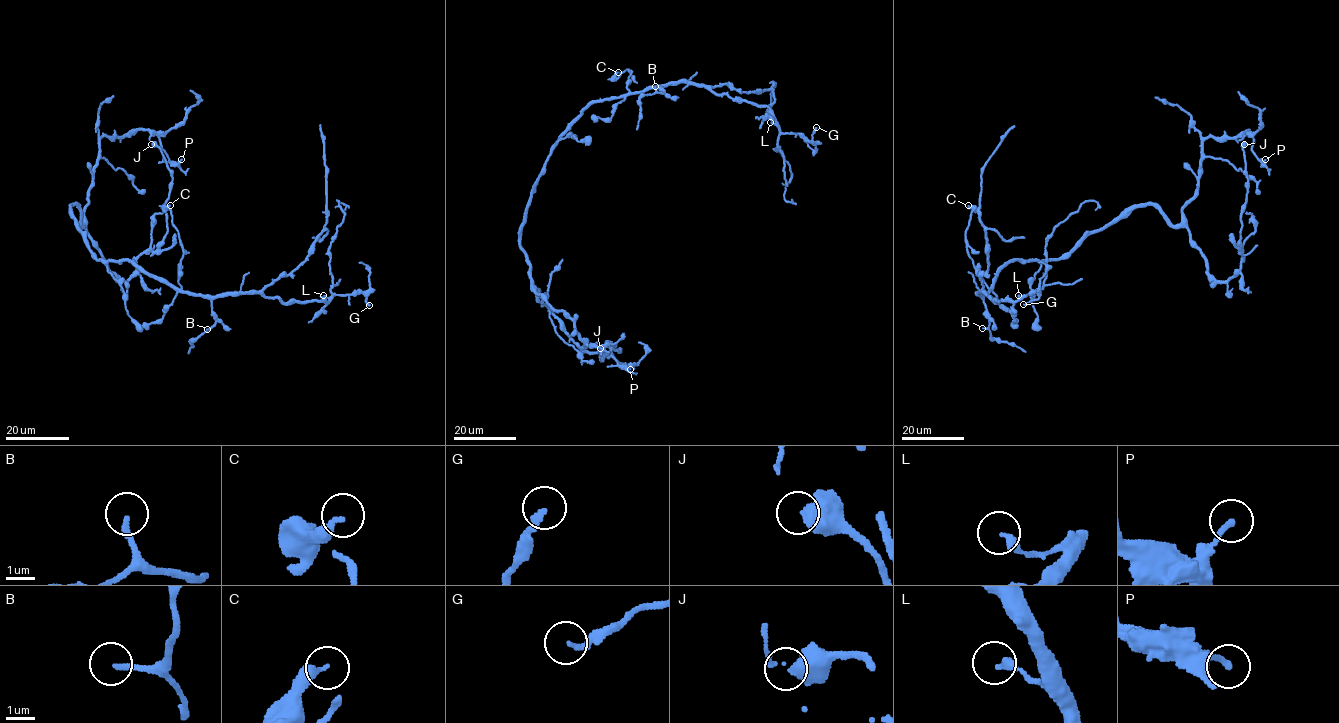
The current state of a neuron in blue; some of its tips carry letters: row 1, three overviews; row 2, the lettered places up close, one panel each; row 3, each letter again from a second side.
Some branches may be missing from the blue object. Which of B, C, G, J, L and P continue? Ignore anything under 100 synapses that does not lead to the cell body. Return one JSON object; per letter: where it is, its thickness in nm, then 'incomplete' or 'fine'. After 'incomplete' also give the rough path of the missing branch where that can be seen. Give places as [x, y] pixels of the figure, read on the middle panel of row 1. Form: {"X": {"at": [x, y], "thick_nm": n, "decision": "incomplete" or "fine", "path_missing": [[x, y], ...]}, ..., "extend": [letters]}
{"B": {"at": [655, 86], "thick_nm": 190, "decision": "incomplete", "path_missing": [[655, 86], [651, 77], [646, 109], [631, 126], [615, 136], [596, 141], [587, 151], [573, 154]]}, "C": {"at": [618, 72], "thick_nm": 300, "decision": "fine"}, "G": {"at": [816, 127], "thick_nm": 200, "decision": "fine"}, "J": {"at": [600, 348], "thick_nm": 650, "decision": "fine"}, "L": {"at": [770, 122], "thick_nm": 280, "decision": "fine"}, "P": {"at": [630, 369], "thick_nm": 190, "decision": "fine"}, "extend": ["B"]}

